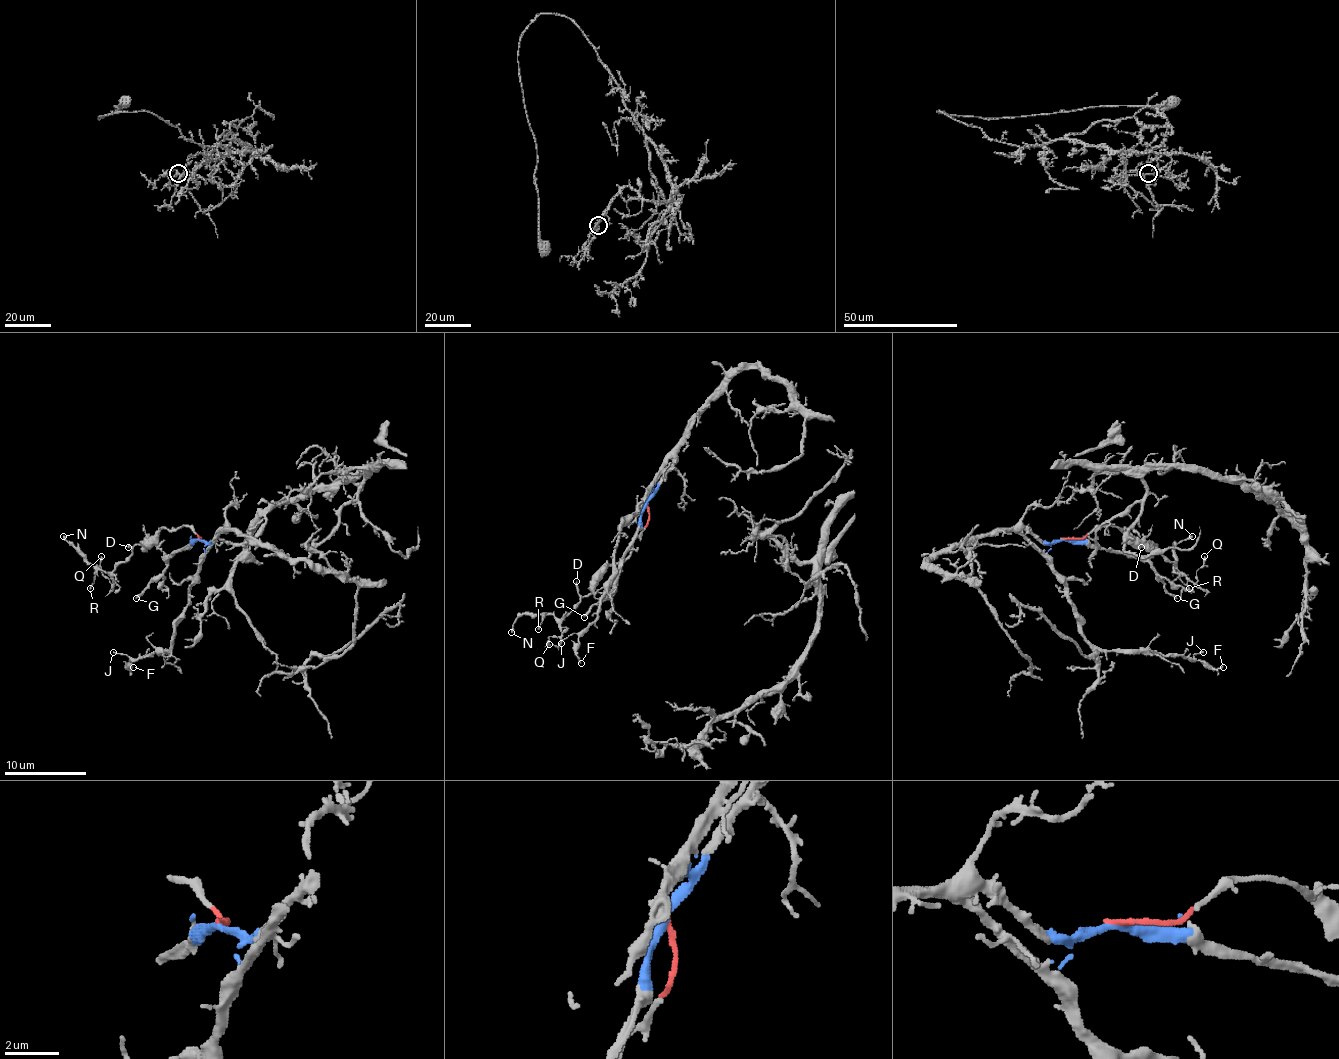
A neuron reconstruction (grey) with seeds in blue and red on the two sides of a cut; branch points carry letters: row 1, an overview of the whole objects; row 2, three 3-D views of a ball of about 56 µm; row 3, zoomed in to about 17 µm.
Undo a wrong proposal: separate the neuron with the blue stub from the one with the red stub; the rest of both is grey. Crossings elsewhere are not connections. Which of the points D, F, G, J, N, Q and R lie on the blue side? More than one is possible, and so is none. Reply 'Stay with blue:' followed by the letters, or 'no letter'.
Stay with blue: F, G, J

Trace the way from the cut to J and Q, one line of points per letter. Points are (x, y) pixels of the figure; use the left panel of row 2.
J: (199, 539), (204, 560), (171, 646), (134, 658), (114, 652)
Q: (199, 537), (185, 525), (161, 529), (146, 543), (134, 545), (112, 572), (112, 584), (101, 572), (101, 556)

